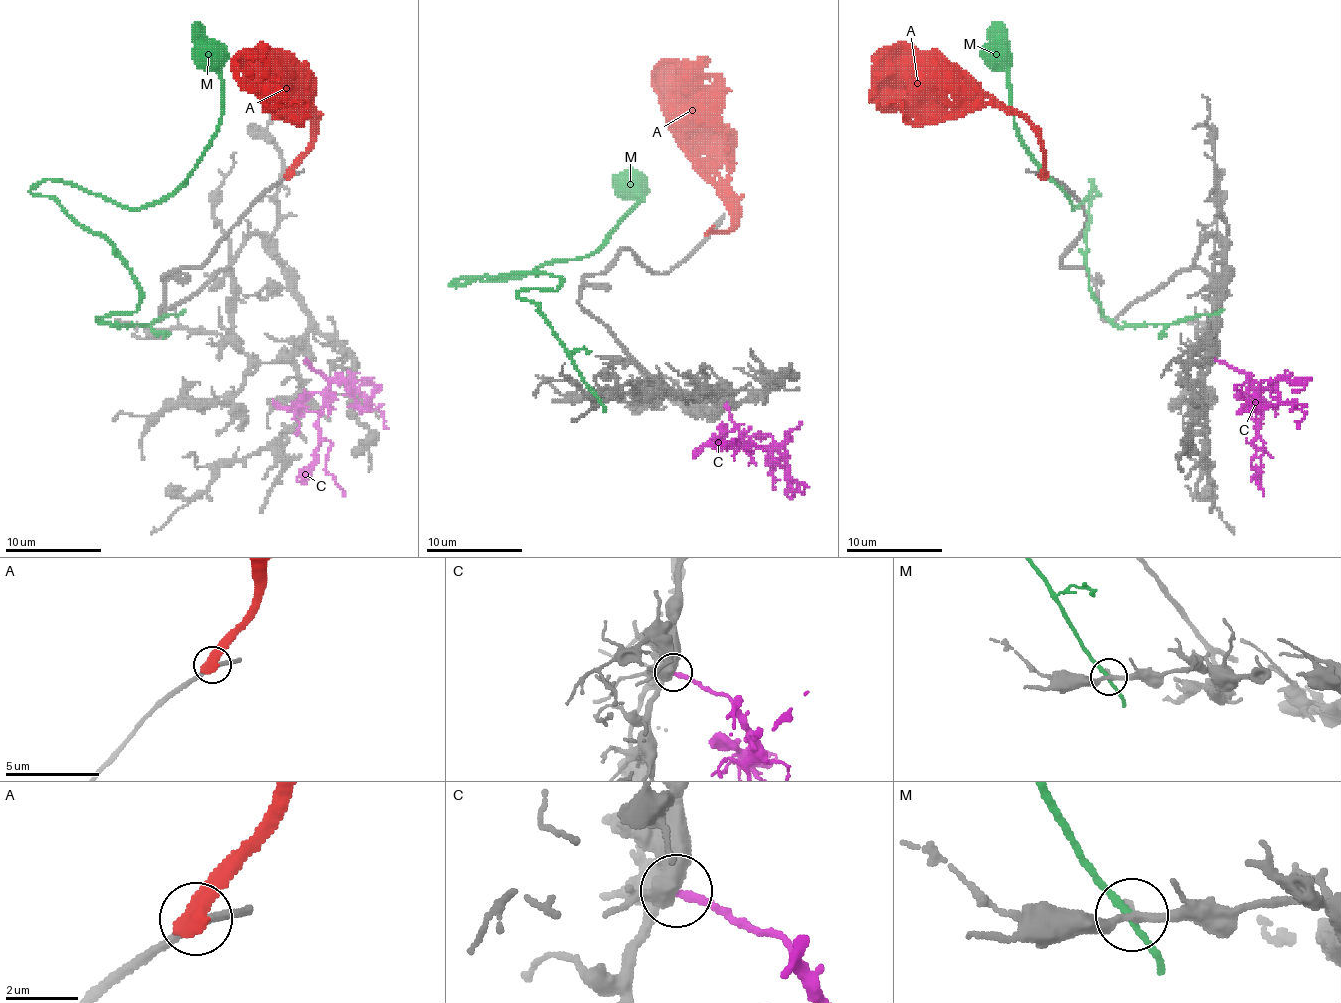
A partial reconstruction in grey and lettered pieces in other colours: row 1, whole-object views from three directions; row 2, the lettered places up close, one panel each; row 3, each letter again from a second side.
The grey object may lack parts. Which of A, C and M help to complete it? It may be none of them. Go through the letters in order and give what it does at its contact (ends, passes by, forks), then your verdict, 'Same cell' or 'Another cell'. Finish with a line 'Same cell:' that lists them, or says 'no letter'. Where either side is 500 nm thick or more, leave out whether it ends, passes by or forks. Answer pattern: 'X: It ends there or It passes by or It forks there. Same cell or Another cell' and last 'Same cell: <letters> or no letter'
A: Another cell
C: Another cell
M: It passes by. Another cell
Same cell: no letter

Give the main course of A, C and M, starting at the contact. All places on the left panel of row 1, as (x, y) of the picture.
A: (289, 174), (311, 136), (308, 104), (299, 104), (286, 92), (258, 87), (245, 66)
C: (306, 360), (328, 382), (318, 433), (330, 442), (325, 469), (344, 495)
M: (175, 314), (98, 319), (134, 312), (127, 261), (30, 191), (130, 208), (197, 167), (221, 51), (195, 22)

